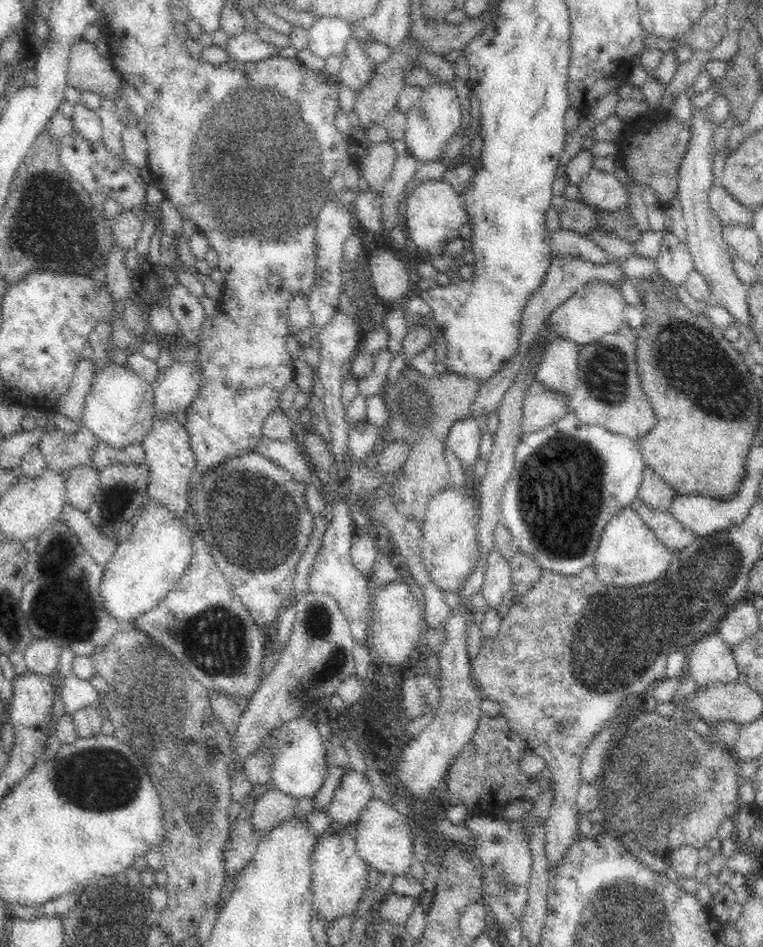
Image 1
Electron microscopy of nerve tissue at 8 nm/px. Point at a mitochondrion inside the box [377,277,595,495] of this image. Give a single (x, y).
(413, 404)

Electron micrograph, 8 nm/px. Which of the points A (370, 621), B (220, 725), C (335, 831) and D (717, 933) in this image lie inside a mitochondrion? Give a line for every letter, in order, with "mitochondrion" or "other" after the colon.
A: other
B: other
C: other
D: other

